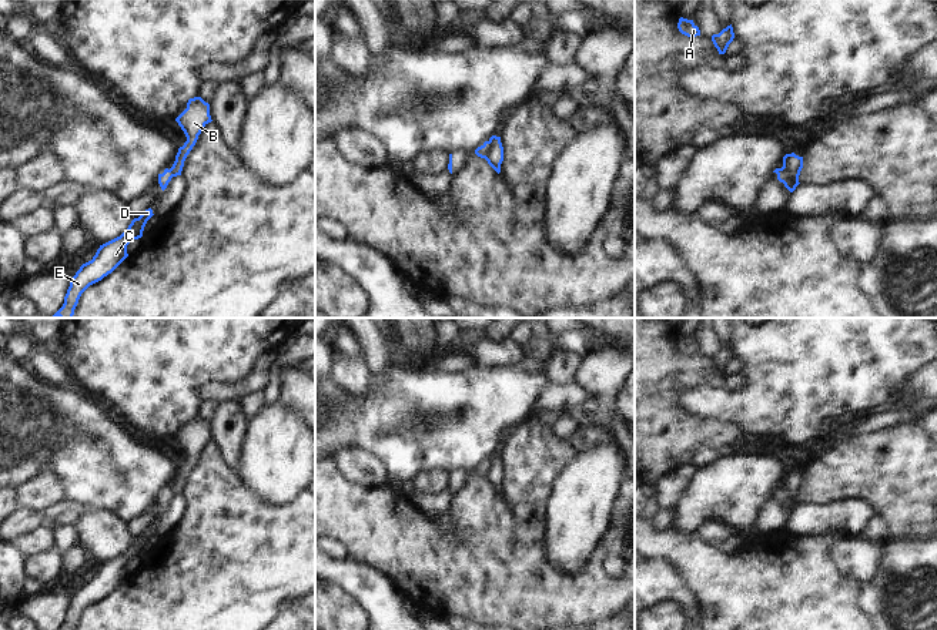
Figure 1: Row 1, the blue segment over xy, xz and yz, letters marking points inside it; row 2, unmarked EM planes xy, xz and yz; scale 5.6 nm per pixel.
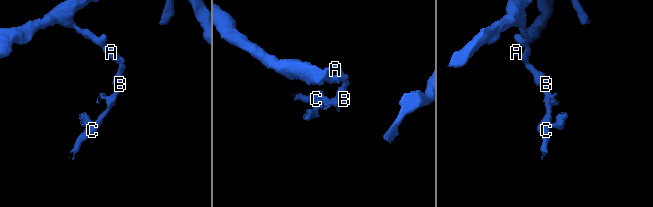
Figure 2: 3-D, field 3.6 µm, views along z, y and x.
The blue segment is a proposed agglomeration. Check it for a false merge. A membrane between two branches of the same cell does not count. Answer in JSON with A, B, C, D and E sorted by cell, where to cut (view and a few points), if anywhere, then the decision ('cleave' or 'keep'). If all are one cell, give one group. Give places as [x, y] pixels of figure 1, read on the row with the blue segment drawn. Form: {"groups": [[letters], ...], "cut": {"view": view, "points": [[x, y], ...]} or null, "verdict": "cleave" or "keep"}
{"groups": [["A", "B"], ["C", "D", "E"]], "cut": {"view": "yz", "points": [[777, 173], [783, 170], [796, 186]]}, "verdict": "cleave"}

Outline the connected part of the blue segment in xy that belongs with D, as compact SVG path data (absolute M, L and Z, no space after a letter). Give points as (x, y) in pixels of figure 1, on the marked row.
M145 210L134 218L128 228L117 238L100 245L91 261L83 264L73 277L63 306L53 315L58 318L73 318L81 294L93 284L111 274L127 257L127 245L133 239L143 237L147 221L153 217L153 210Z

